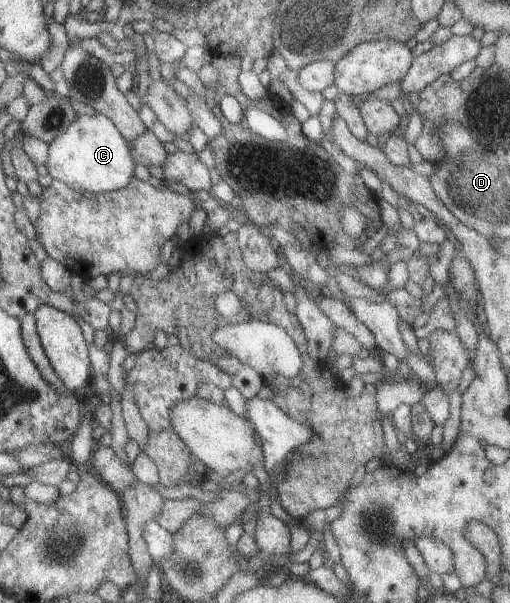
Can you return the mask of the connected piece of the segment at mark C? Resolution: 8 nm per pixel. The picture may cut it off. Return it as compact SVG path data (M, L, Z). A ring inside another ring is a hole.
M77 115L76 119L48 145L45 168L52 180L58 180L73 191L97 194L122 189L134 178L136 165L130 154L130 145L119 134L105 115L93 117Z

